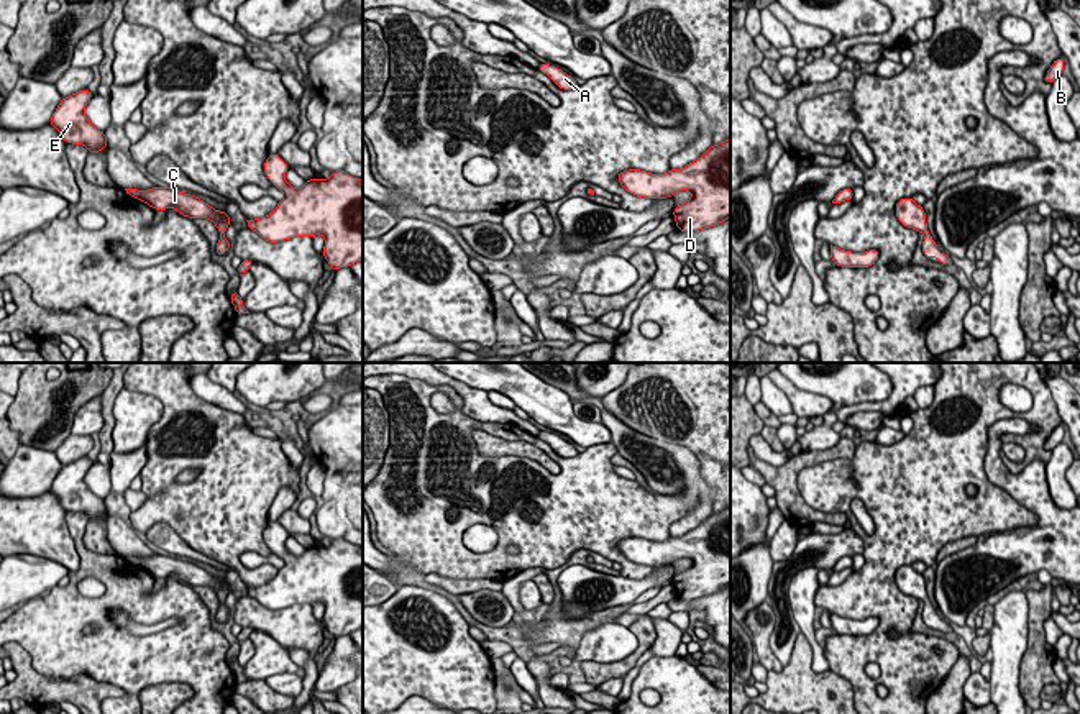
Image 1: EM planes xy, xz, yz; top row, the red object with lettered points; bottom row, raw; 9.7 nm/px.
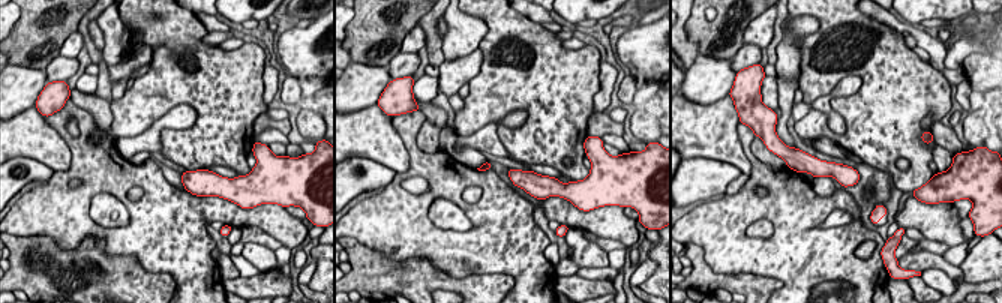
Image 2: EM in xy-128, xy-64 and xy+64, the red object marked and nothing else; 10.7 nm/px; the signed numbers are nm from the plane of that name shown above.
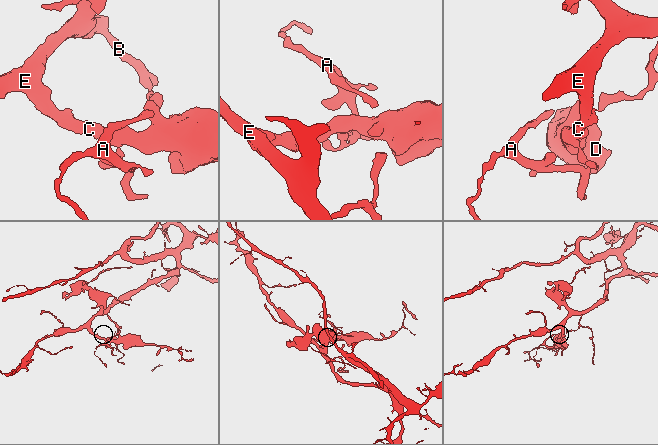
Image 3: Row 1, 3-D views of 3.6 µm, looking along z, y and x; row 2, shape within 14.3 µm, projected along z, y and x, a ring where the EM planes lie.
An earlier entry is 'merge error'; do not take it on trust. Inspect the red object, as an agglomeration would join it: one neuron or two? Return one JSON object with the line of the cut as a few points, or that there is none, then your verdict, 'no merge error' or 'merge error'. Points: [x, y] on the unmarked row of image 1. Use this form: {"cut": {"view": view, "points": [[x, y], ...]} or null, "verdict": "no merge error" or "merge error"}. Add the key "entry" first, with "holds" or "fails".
{"entry": "fails", "cut": null, "verdict": "no merge error"}

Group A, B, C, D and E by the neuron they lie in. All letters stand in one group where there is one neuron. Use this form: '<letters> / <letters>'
A B C D E

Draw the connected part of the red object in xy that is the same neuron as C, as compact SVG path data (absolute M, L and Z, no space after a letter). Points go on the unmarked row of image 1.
M153 555L148 558L138 558L138 556L125 556L130 565L135 565L154 578L166 578L174 576L181 583L189 584L192 588L195 586L207 586L215 591L215 594L220 599L220 607L215 614L217 622L223 624L225 619L230 619L230 609L225 606L225 599L228 593L231 591L230 583L227 579L215 578L204 568L200 568L195 563L179 560L172 555Z

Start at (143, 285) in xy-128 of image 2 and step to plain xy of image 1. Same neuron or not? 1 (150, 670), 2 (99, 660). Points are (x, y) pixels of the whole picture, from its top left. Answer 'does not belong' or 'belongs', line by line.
1: does not belong
2: does not belong

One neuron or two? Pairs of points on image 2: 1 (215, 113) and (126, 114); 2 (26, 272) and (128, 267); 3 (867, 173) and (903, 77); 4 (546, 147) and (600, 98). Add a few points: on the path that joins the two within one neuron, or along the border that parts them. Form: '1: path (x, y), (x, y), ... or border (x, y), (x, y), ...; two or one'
1: path (192, 93), (156, 93), (149, 99); one
2: path (51, 272), (71, 260), (92, 260), (102, 266); one
3: border (864, 162), (893, 176); two
4: border (600, 69), (600, 90), (594, 96), (591, 113); two

